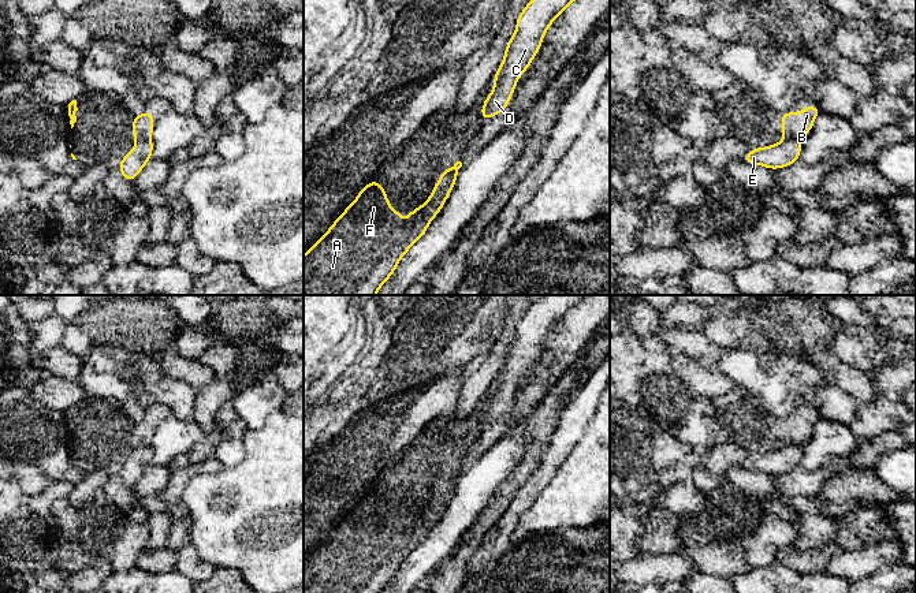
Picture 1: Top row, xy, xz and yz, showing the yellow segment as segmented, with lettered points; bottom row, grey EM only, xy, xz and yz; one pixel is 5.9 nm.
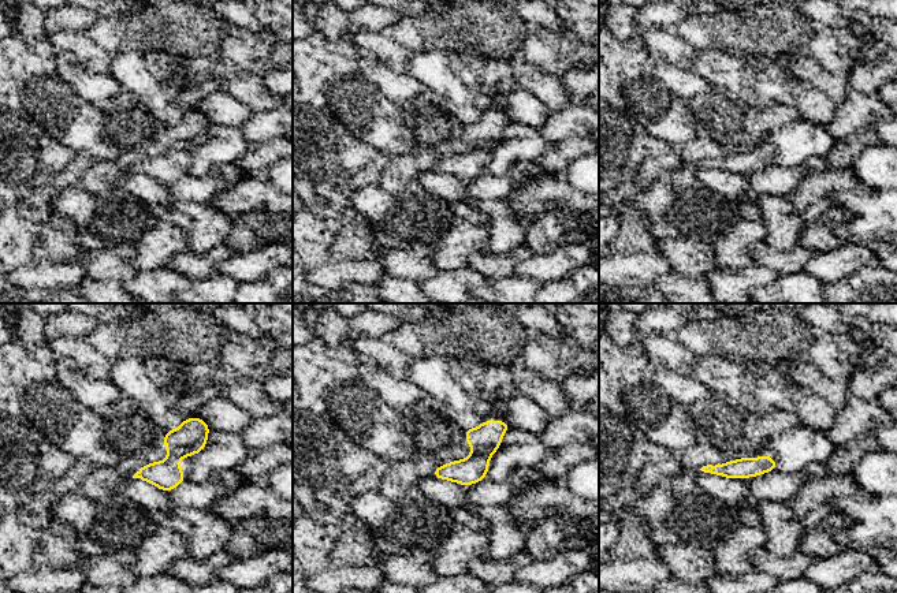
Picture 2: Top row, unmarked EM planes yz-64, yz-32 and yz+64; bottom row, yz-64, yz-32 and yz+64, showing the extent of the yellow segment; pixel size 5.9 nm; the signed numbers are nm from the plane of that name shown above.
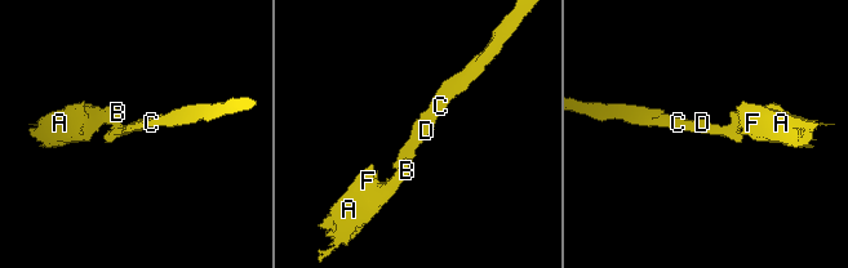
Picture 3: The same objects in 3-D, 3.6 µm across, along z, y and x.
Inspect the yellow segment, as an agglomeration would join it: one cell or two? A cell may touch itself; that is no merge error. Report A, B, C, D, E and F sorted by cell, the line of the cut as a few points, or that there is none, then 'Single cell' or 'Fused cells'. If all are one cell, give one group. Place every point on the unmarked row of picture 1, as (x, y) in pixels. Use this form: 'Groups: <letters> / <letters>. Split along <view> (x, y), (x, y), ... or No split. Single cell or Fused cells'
Groups: A B F / C D E. Split along yz (796, 444), (785, 447). Fused cells

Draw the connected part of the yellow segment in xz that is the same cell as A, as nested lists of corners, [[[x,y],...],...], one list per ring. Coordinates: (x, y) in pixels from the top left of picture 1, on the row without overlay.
[[[457,467],[442,478],[428,507],[406,529],[391,515],[383,491],[372,485],[304,562],[304,593],[381,593],[440,518],[461,473]]]

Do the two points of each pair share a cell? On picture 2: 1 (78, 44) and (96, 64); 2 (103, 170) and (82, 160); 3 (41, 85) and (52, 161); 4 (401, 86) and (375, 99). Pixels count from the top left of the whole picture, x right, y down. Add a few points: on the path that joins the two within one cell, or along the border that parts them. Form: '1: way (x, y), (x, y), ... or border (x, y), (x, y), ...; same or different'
1: way (84, 49), (93, 59); same
2: border (93, 159), (84, 171), (78, 186); different
3: border (38, 127), (69, 146); different
4: border (360, 73), (383, 96); different

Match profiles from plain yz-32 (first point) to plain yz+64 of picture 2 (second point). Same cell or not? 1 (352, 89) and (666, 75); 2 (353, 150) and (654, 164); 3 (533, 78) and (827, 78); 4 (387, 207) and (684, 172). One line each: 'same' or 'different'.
1: different
2: different
3: same
4: different

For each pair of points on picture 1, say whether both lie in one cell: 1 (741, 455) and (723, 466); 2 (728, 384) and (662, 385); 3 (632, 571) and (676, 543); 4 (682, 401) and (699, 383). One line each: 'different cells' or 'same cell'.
1: same cell
2: different cells
3: different cells
4: different cells

